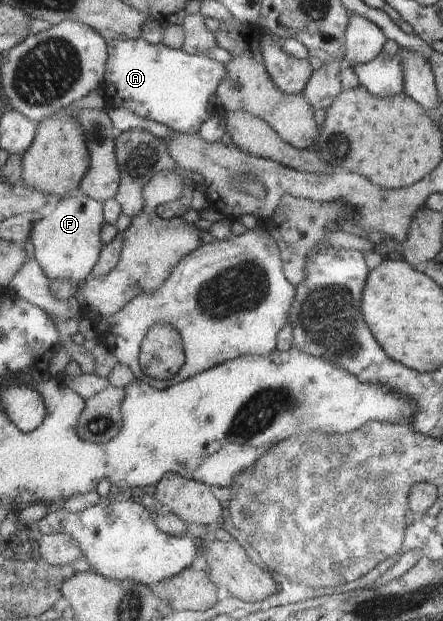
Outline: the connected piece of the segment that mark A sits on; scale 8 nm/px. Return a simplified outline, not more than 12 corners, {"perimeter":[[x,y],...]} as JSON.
{"perimeter":[[143,37],[108,41],[106,107],[189,135],[225,63]]}

